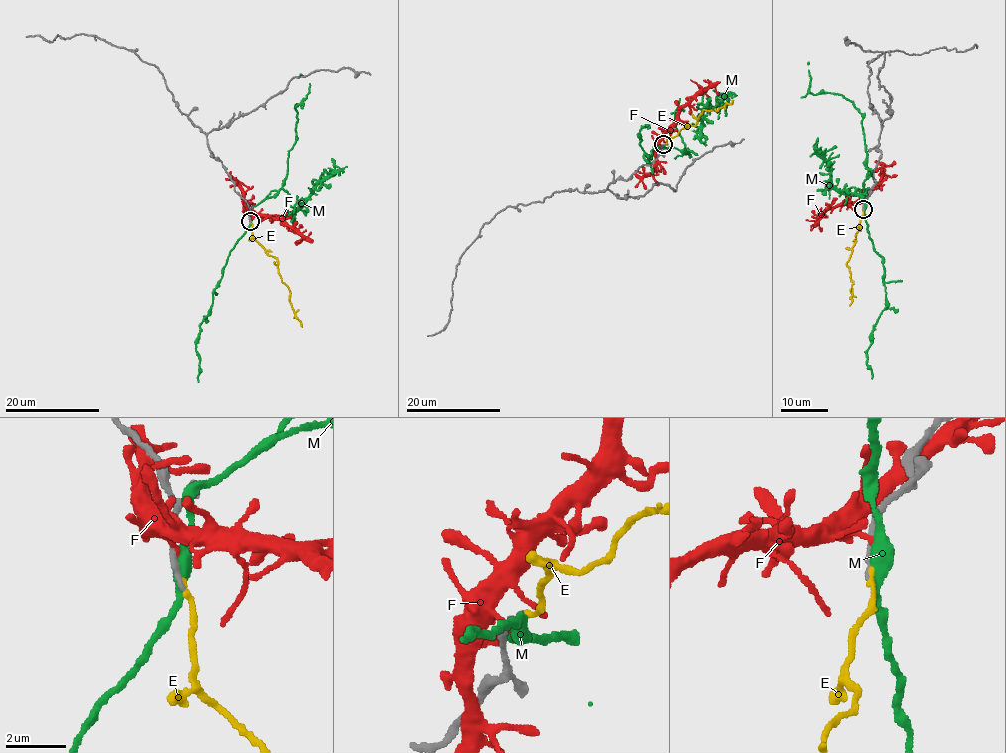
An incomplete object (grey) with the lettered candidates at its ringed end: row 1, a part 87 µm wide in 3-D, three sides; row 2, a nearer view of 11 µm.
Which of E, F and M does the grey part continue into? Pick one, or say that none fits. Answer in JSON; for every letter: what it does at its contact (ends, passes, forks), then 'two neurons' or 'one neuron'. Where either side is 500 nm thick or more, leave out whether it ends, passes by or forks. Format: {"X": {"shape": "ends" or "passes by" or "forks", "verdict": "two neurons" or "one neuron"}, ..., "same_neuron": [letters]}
{"E": {"shape": "ends", "verdict": "one neuron"}, "F": {"shape": "ends", "verdict": "two neurons"}, "M": {"shape": "passes by", "verdict": "two neurons"}, "same_neuron": ["E"]}

